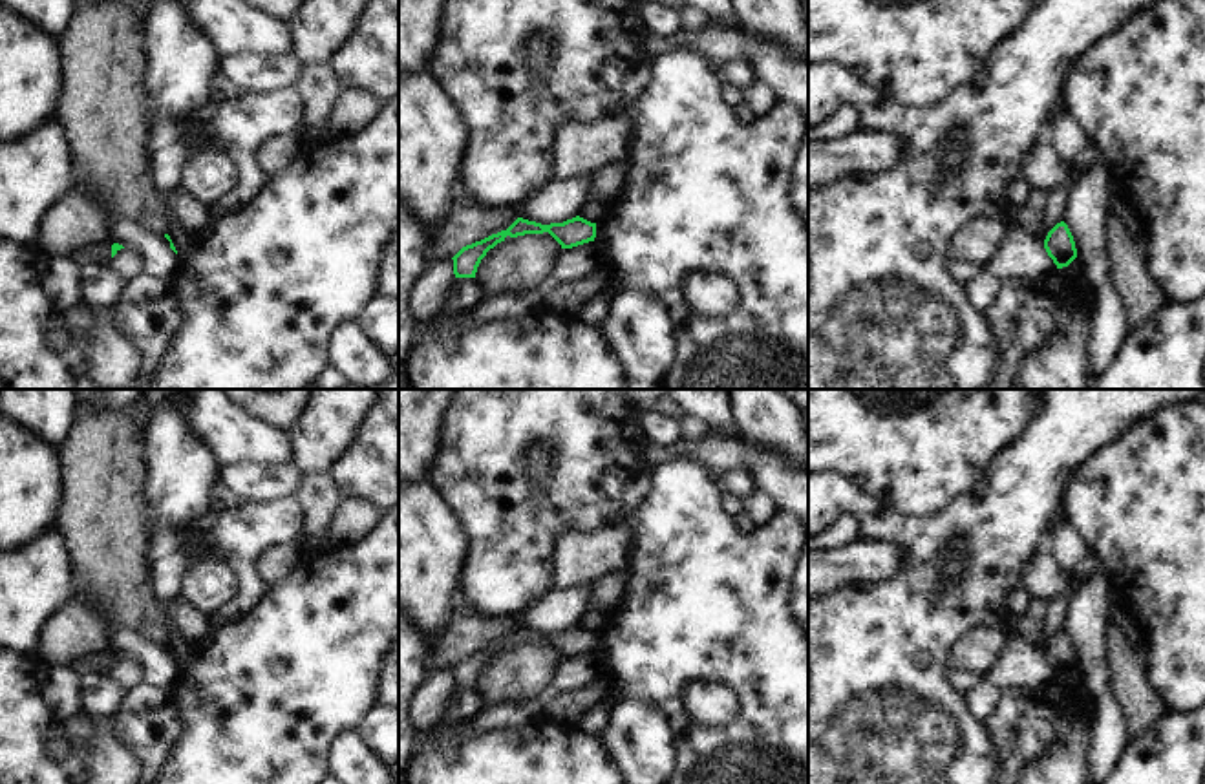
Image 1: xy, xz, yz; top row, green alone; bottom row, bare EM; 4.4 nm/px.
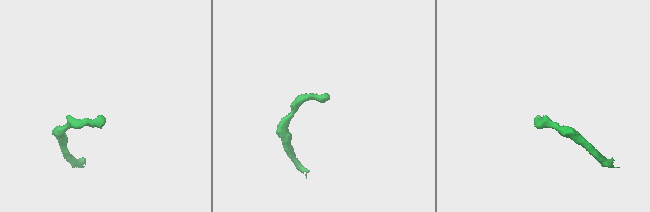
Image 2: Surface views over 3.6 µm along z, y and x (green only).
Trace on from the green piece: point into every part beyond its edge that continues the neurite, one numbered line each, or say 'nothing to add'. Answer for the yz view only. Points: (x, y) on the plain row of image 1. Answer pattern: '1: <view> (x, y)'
nothing to add

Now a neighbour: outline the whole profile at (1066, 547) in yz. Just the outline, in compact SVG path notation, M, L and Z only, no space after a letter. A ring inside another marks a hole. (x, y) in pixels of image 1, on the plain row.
M1064 517L1051 526L1046 546L1050 548L1055 565L1070 574L1088 554L1088 545Z

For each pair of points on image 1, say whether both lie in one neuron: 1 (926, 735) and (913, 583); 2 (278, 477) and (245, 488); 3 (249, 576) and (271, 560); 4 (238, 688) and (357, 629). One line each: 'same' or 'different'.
1: same
2: same
3: different
4: same

